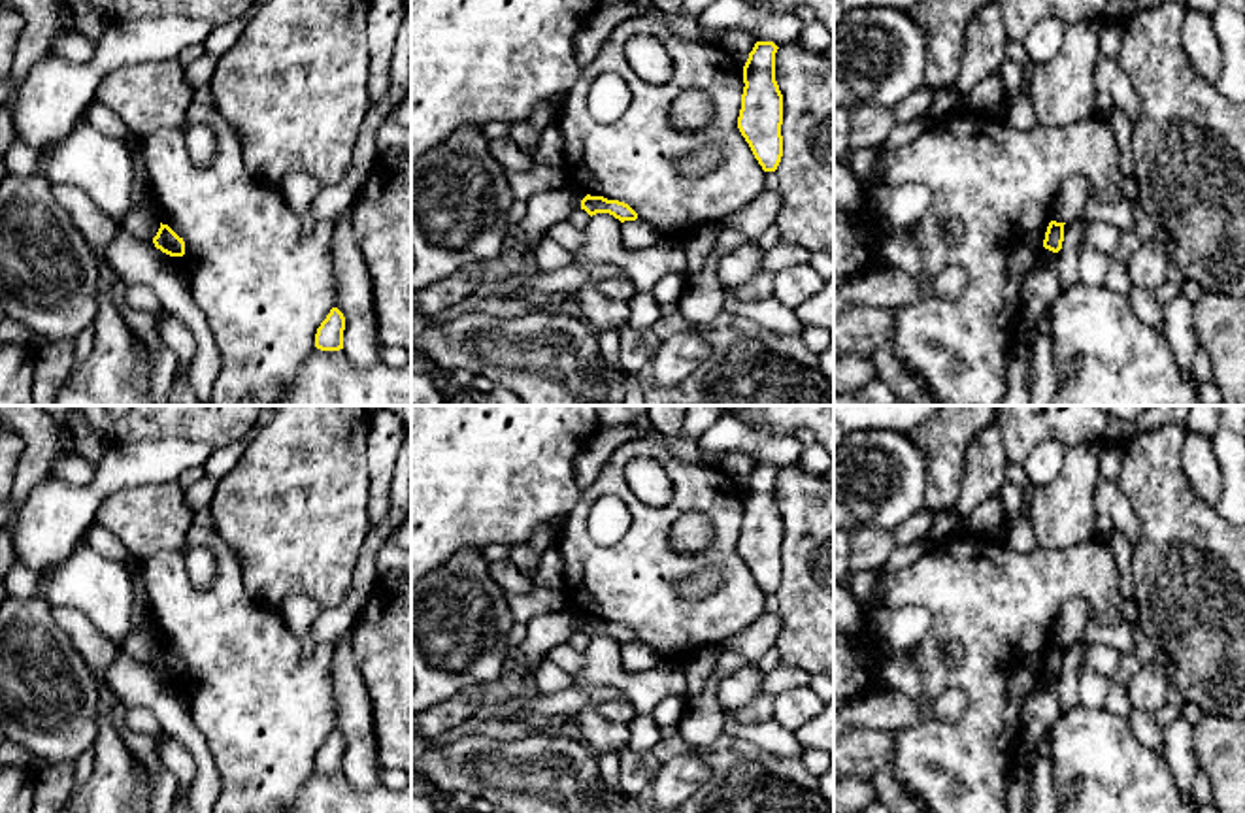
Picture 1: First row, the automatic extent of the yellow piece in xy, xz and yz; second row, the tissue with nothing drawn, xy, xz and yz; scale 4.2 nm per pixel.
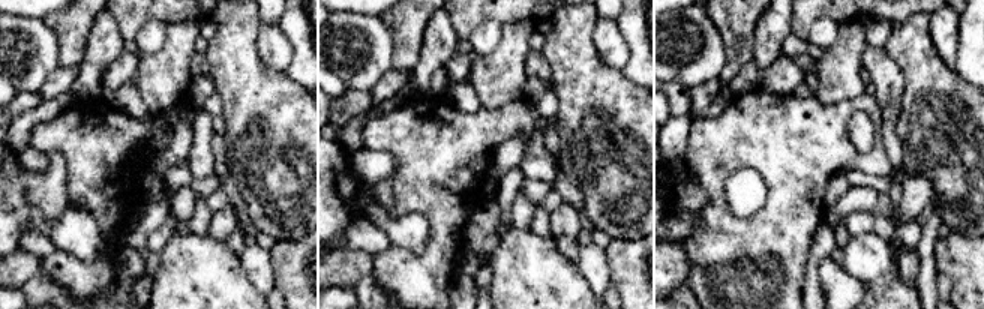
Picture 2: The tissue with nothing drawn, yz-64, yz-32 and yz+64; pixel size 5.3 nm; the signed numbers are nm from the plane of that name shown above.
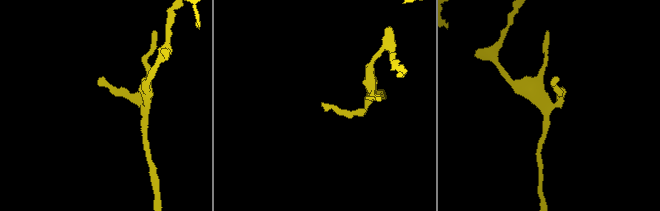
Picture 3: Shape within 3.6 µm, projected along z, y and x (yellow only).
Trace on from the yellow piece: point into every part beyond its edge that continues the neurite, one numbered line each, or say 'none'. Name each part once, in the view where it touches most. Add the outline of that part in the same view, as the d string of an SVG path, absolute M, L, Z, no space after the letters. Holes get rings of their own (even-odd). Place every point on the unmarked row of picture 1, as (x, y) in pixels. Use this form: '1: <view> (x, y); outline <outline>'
none

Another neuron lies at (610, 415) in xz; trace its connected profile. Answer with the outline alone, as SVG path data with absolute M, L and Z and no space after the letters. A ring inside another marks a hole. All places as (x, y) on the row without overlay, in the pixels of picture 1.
M594 406L602 426L617 428L647 413L647 406Z

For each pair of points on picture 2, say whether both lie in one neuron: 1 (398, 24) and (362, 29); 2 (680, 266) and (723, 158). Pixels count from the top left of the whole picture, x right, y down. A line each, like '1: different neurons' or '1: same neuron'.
1: different neurons
2: different neurons

